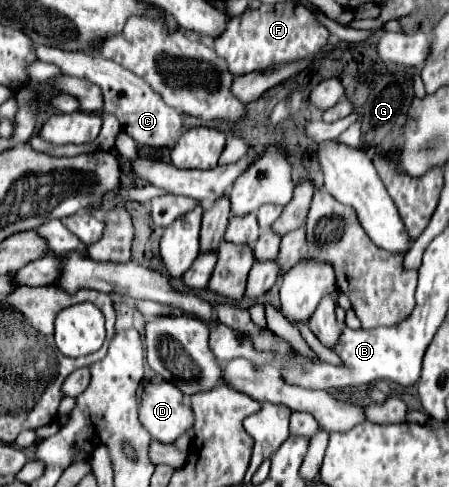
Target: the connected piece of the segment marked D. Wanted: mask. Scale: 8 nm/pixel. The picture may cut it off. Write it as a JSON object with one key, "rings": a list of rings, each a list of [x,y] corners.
{"rings":[[[148,383],[140,401],[140,423],[160,443],[176,443],[194,423],[192,407],[184,405],[184,395],[172,383]]]}

